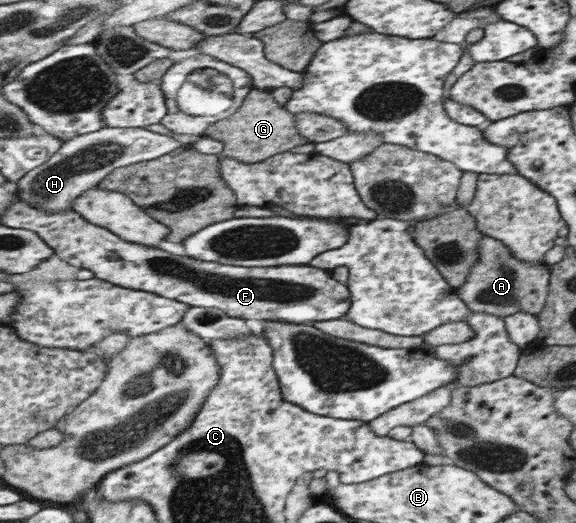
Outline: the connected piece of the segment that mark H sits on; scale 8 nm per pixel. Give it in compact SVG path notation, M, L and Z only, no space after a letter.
M104 128L96 133L78 136L66 141L59 152L43 166L28 172L18 183L21 198L40 210L52 214L72 210L82 194L94 189L116 169L139 165L140 162L156 161L187 148L185 144L166 134L156 134L146 128Z

